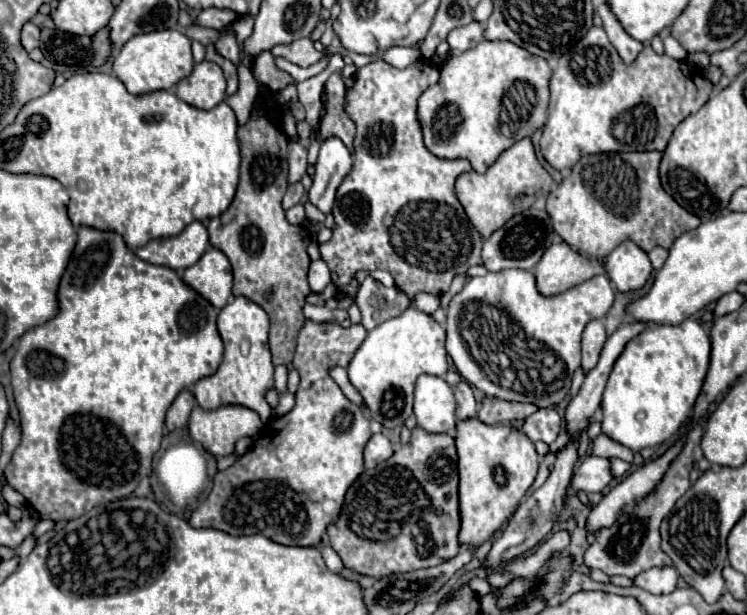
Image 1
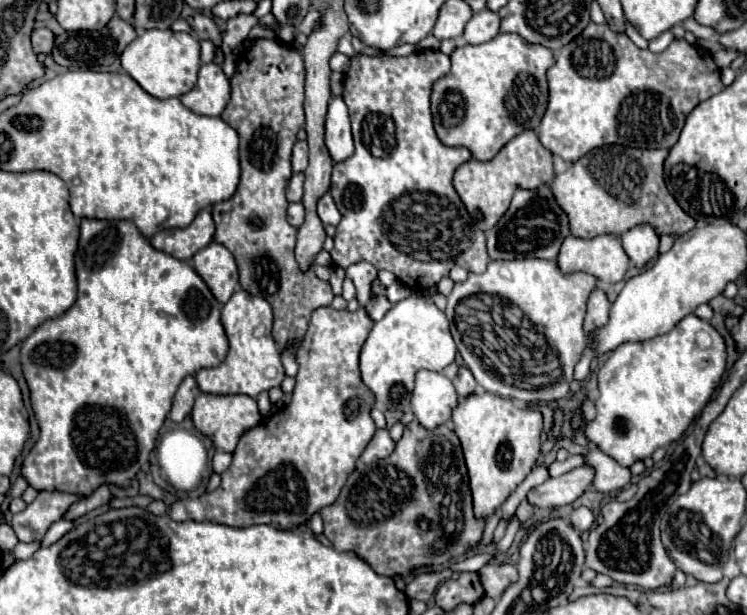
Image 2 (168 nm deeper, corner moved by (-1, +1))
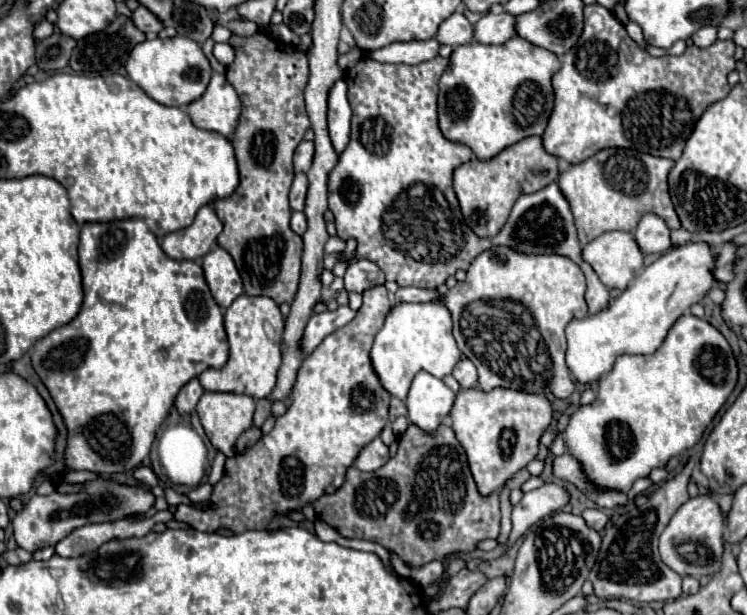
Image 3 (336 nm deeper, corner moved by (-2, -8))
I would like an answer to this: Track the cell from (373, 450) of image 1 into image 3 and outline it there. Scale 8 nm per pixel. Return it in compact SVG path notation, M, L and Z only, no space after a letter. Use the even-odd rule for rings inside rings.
M380 437L370 441L354 459L354 467L360 471L374 471L380 469L388 461L388 447L382 443Z

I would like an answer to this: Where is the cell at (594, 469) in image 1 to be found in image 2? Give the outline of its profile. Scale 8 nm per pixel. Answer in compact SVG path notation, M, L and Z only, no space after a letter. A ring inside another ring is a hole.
M583 464L559 478L549 478L547 482L535 486L527 494L527 500L537 508L559 508L581 498L585 490L593 484L593 478L595 470Z

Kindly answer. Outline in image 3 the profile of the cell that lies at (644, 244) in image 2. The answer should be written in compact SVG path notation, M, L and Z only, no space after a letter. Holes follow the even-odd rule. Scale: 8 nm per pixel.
M646 213L636 231L634 231L634 237L642 249L644 255L650 255L650 253L664 253L670 249L670 229L666 225L666 221L654 213Z

